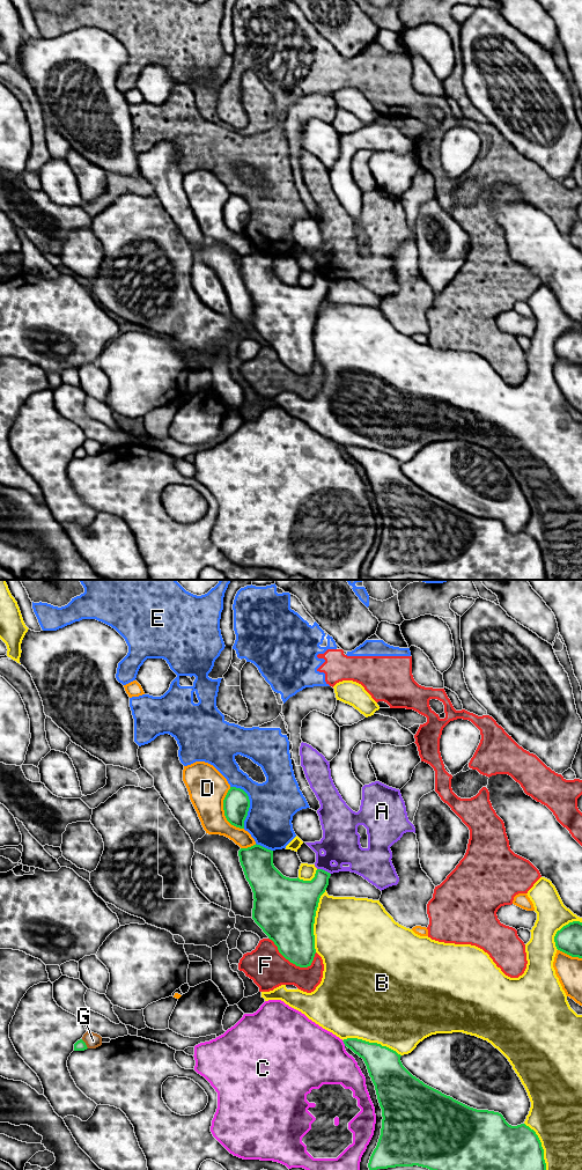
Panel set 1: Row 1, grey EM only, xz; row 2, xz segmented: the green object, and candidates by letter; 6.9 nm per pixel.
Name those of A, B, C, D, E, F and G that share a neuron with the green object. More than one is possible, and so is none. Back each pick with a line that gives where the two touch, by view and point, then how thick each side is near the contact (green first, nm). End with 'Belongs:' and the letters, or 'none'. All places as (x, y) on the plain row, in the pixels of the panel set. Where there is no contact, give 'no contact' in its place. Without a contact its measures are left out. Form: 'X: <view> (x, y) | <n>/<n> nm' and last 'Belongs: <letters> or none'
Belongs: none

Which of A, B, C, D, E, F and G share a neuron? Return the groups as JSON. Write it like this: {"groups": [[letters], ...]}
{"groups": [["A", "E", "F"], ["B"], ["C"], ["D"], ["G"]]}

